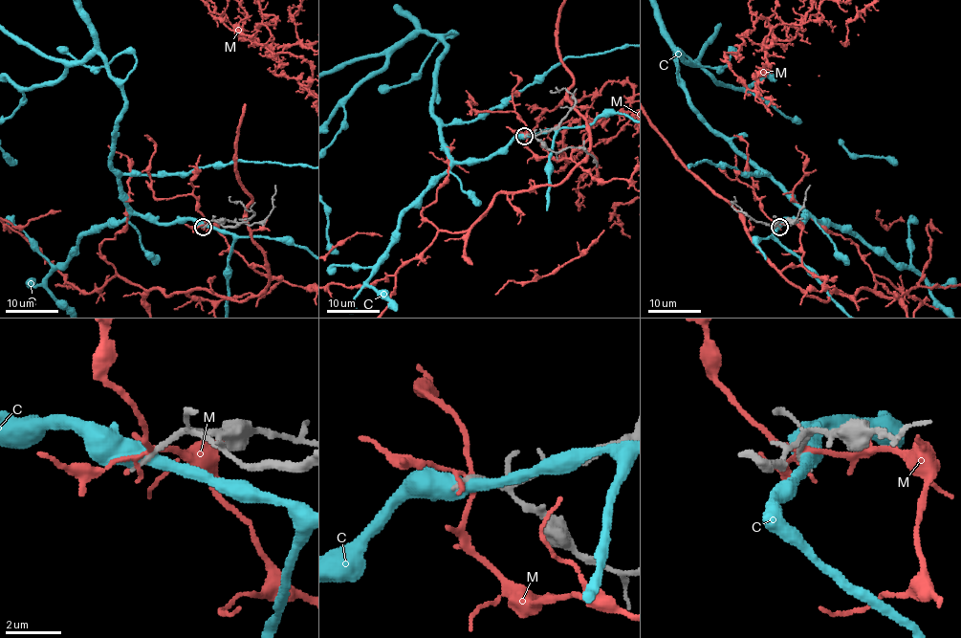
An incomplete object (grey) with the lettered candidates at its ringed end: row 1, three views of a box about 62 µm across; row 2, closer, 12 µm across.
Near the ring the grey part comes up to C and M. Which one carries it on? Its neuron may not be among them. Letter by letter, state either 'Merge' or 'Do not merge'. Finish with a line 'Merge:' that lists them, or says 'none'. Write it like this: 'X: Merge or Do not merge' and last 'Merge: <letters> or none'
C: Do not merge
M: Do not merge
Merge: none

